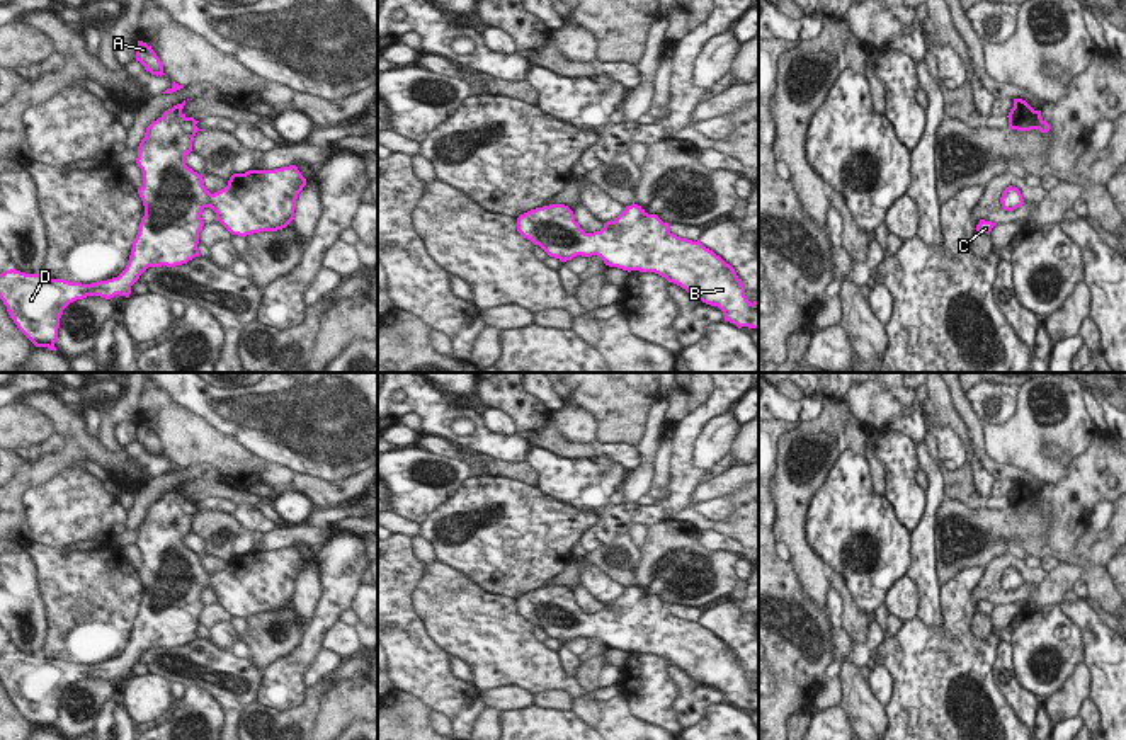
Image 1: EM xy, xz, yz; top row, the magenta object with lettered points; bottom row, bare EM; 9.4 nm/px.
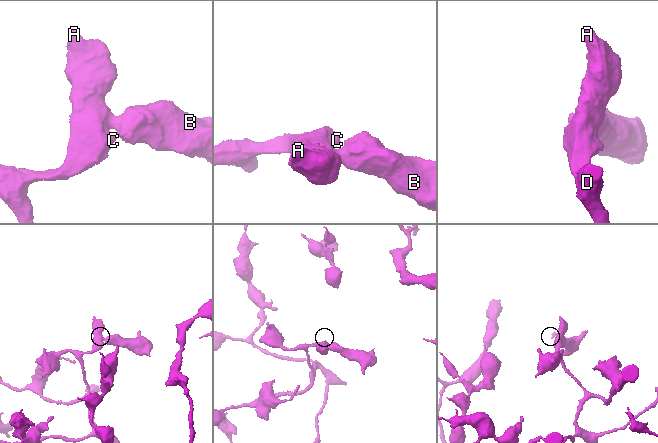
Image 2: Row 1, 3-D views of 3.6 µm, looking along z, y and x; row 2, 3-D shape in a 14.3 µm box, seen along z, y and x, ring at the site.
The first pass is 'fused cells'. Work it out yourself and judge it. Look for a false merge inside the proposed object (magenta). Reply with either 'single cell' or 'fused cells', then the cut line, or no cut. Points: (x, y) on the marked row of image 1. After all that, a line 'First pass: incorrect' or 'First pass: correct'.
single cell; no cut
First pass: incorrect

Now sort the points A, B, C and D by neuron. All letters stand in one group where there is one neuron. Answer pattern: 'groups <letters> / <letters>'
groups A B C D

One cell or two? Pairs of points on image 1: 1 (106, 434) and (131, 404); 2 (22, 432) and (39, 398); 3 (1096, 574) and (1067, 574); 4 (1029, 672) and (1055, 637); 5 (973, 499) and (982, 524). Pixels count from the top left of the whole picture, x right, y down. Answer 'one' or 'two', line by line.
1: one
2: two
3: two
4: one
5: two

